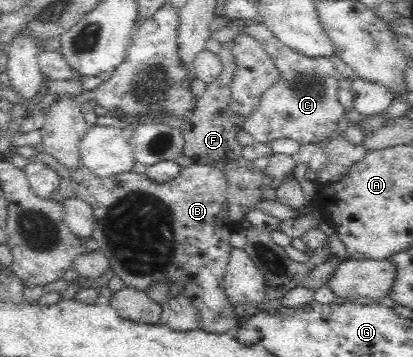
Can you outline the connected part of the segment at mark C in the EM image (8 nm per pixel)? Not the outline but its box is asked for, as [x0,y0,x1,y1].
[240,21,345,144]

